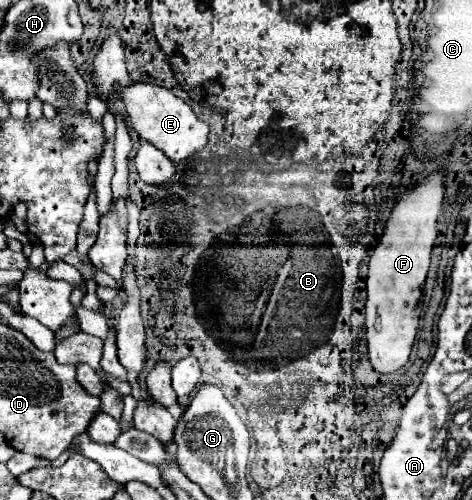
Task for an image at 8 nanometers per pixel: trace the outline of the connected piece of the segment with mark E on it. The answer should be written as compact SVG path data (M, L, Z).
M131 82L129 86L115 88L115 90L117 90L117 96L123 100L131 126L139 134L139 138L163 150L165 156L171 158L173 162L185 160L195 150L201 150L205 146L209 126L201 122L195 116L195 112L181 98L171 94L167 88L151 82Z

